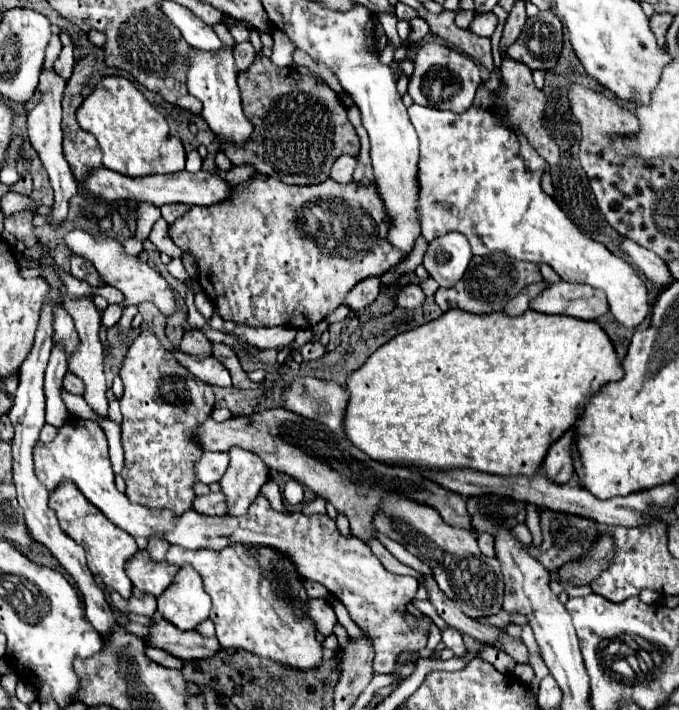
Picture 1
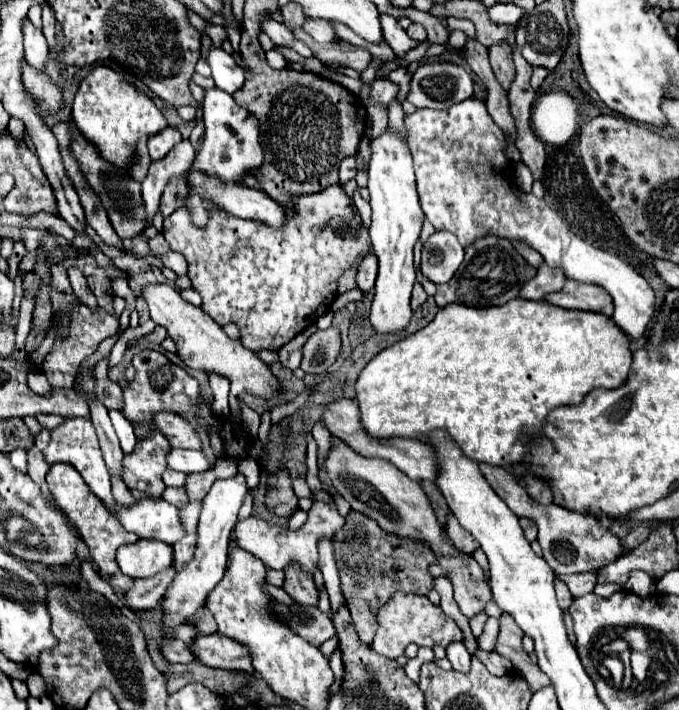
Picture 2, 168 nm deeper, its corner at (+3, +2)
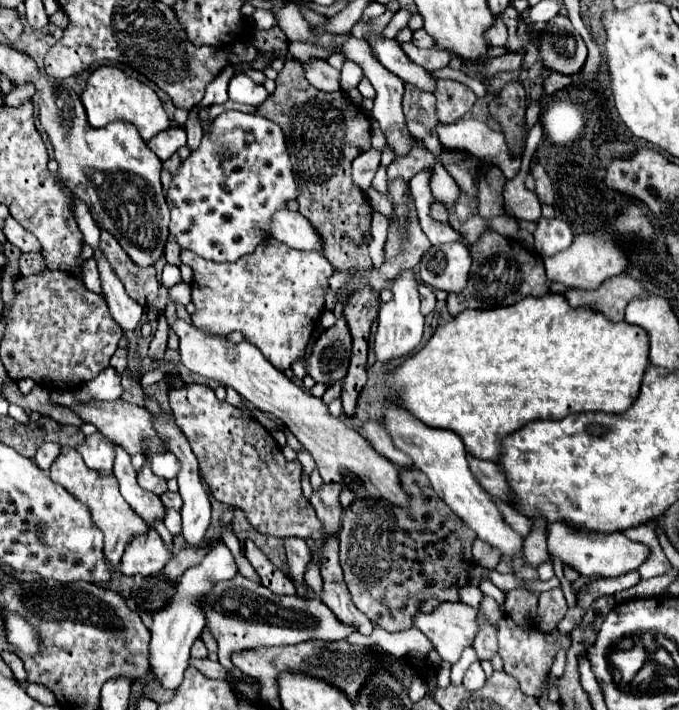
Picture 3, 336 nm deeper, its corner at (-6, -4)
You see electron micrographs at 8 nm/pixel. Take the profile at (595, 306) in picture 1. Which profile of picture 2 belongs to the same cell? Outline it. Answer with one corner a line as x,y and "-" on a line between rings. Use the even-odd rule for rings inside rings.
568,279
562,291
548,293
544,299
564,309
594,311
594,313
604,313
608,317
612,317
614,311
612,297
608,295
608,291
604,291
600,285
586,285
574,279

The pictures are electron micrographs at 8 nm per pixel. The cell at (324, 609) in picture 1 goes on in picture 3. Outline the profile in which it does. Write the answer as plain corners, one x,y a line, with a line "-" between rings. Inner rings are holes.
287,537
285,549
287,549
289,575
297,587
297,595
307,597
309,591
307,591
307,583
305,583
305,571
311,561
311,551
309,551
305,539
299,539
299,537

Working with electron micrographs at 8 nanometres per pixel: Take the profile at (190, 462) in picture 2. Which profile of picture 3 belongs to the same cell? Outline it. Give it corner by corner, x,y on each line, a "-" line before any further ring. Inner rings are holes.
163,453
161,457
147,457
151,461
153,473
161,475
163,479
173,479
181,471
181,461
173,453

